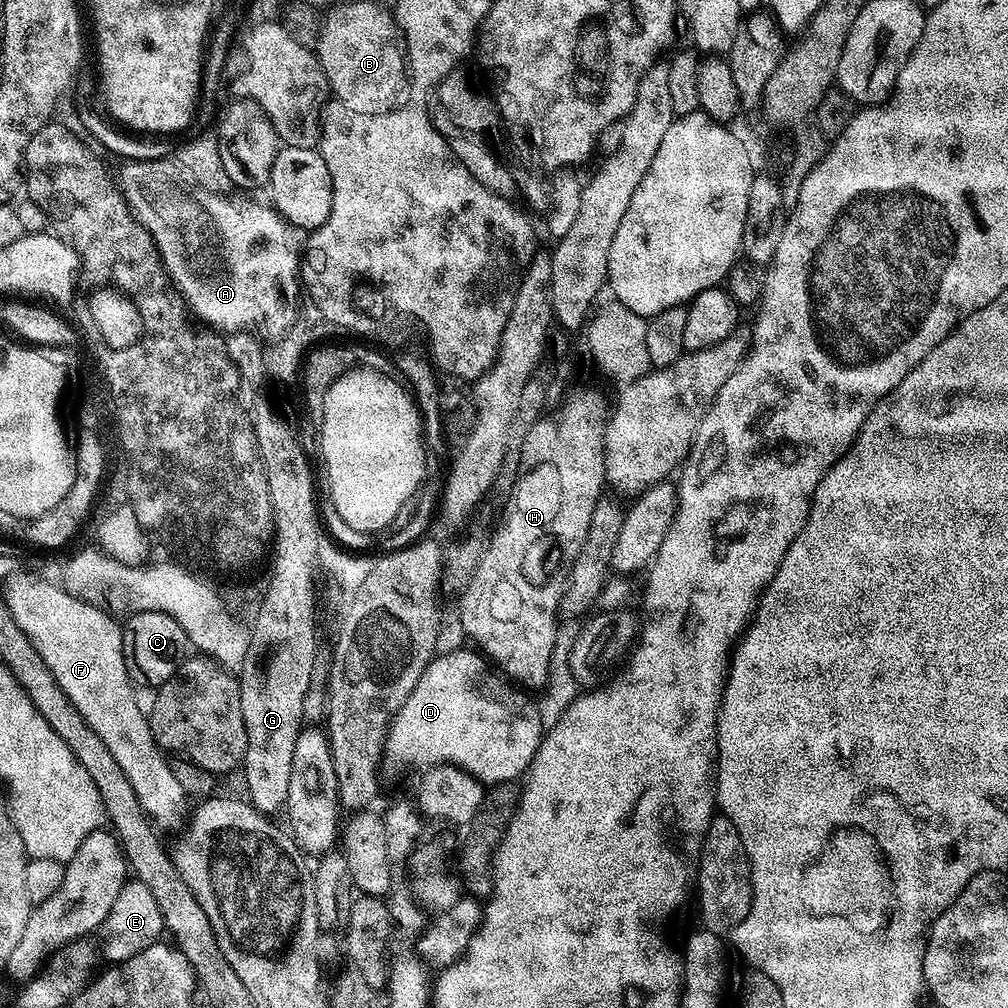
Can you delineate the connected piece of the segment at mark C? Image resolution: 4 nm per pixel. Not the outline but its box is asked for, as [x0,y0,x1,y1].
[122,612,190,690]

